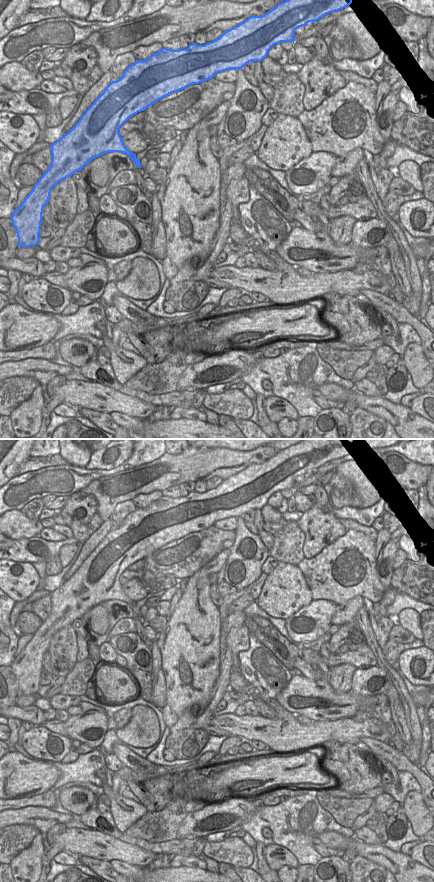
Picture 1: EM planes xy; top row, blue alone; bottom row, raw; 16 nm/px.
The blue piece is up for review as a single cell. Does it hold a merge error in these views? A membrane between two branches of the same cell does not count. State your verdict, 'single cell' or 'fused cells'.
single cell

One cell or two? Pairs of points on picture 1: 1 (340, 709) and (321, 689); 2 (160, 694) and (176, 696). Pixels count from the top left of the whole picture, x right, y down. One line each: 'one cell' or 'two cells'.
1: one cell
2: two cells

